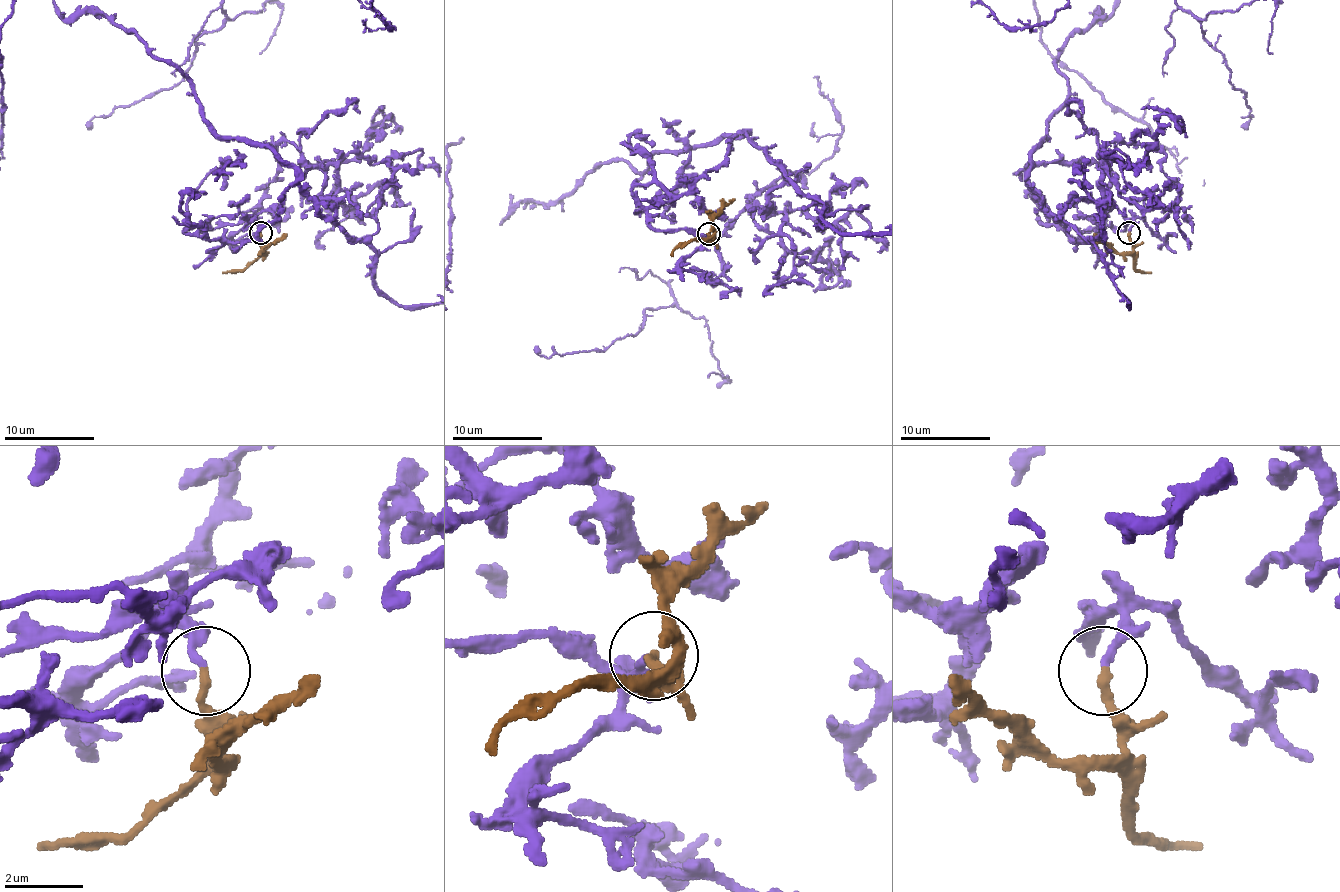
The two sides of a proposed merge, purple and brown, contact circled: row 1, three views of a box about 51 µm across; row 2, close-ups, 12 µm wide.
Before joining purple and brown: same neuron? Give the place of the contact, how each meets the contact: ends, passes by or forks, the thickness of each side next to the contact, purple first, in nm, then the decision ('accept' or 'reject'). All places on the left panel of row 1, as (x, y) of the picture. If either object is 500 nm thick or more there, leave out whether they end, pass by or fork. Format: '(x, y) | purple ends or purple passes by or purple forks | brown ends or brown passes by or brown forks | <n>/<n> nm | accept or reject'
(261, 232) | purple ends | brown ends | 200/240 nm | accept

